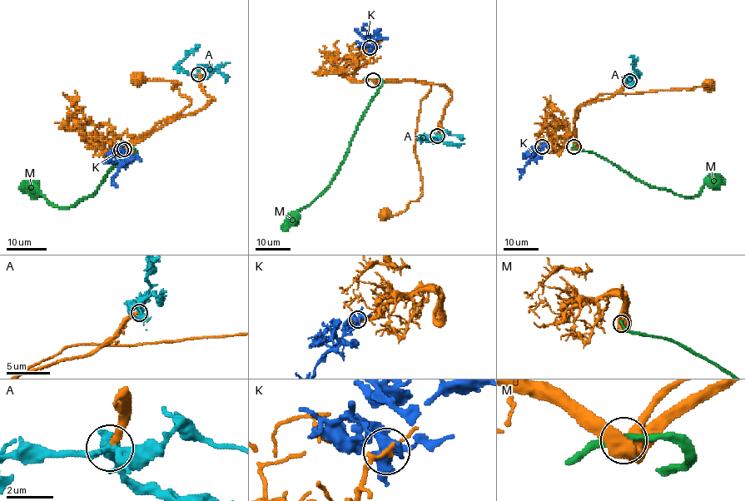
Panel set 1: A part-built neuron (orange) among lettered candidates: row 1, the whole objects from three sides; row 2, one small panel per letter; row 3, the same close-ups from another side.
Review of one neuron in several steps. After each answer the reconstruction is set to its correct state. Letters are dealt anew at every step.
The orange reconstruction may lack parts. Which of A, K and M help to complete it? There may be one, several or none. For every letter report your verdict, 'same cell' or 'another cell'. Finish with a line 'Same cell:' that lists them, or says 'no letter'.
A: same cell
K: another cell
M: another cell
Same cell: A

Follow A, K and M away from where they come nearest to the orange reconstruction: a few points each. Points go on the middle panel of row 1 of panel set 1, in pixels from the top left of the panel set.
A: (437, 135), (422, 136), (420, 139), (433, 141), (439, 135)
K: (370, 48), (360, 35), (374, 40), (362, 27), (367, 25)
M: (373, 79), (379, 79), (380, 87), (357, 126), (339, 171), (283, 231)

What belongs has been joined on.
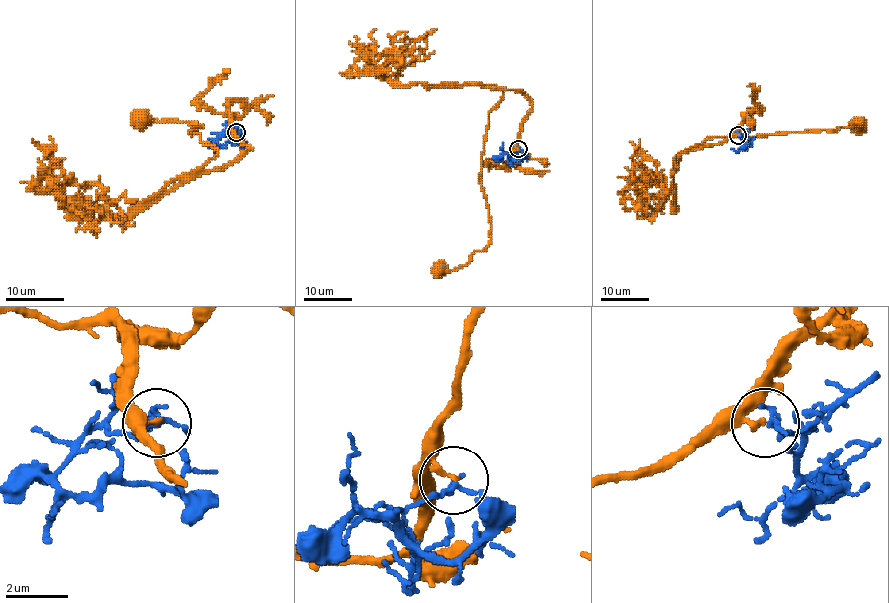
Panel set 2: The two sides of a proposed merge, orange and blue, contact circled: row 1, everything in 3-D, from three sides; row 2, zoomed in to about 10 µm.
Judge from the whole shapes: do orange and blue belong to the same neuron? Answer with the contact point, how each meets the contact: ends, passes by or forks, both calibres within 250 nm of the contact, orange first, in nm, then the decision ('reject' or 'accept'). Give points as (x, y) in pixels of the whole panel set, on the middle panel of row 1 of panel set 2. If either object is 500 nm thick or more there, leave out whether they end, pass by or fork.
(518, 149) | orange ends | blue ends | 200/200 nm | reject

